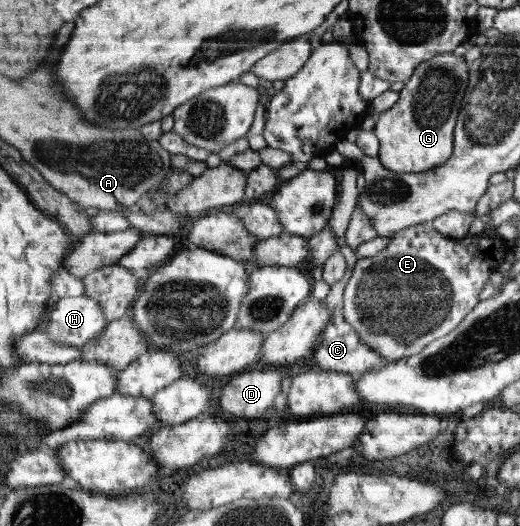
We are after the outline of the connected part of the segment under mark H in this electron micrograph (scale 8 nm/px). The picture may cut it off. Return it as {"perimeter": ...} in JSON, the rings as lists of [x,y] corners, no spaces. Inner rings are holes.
{"perimeter":[[[82,295],[59,298],[49,310],[43,330],[61,345],[80,348],[89,340],[100,337],[107,324],[101,305]]]}

